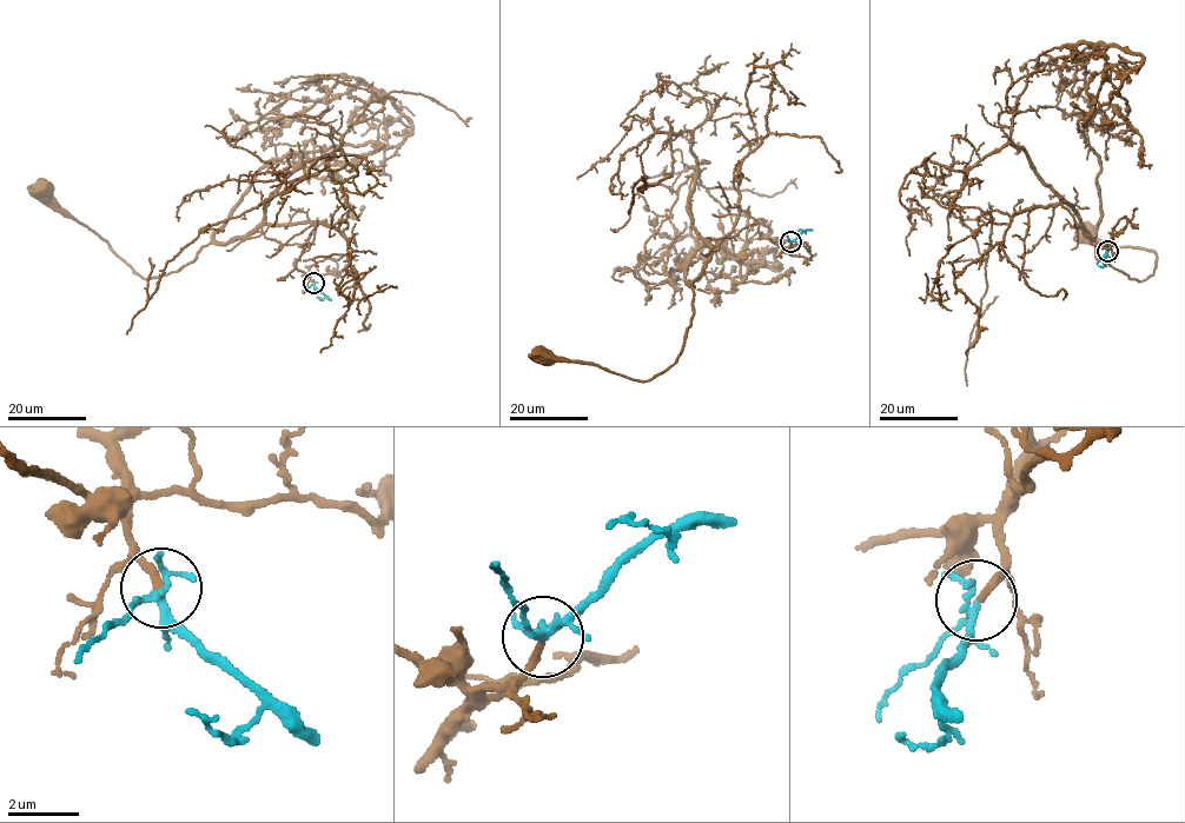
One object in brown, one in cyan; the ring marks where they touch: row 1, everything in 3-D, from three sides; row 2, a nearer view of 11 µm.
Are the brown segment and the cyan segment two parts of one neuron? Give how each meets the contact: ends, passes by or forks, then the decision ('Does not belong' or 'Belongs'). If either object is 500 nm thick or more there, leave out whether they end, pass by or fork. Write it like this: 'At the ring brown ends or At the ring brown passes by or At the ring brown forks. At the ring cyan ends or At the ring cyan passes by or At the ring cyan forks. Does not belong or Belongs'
At the ring brown ends. At the ring cyan forks. Belongs

